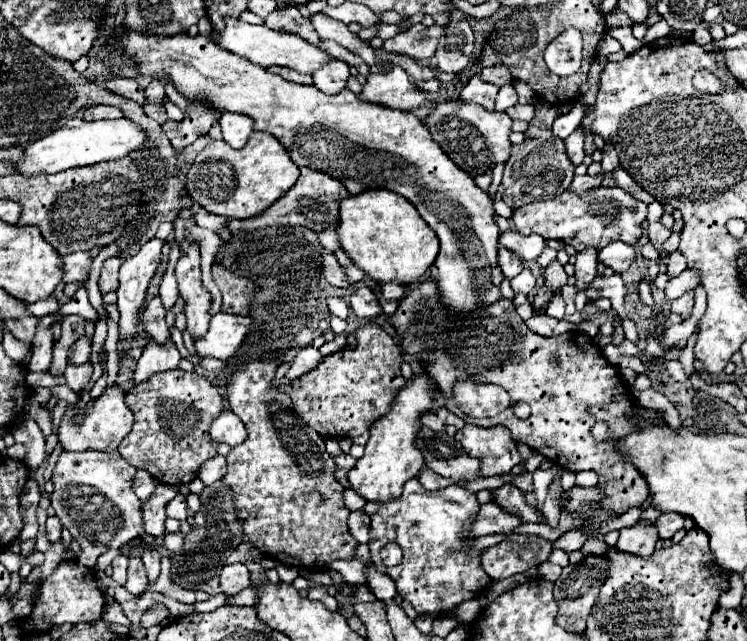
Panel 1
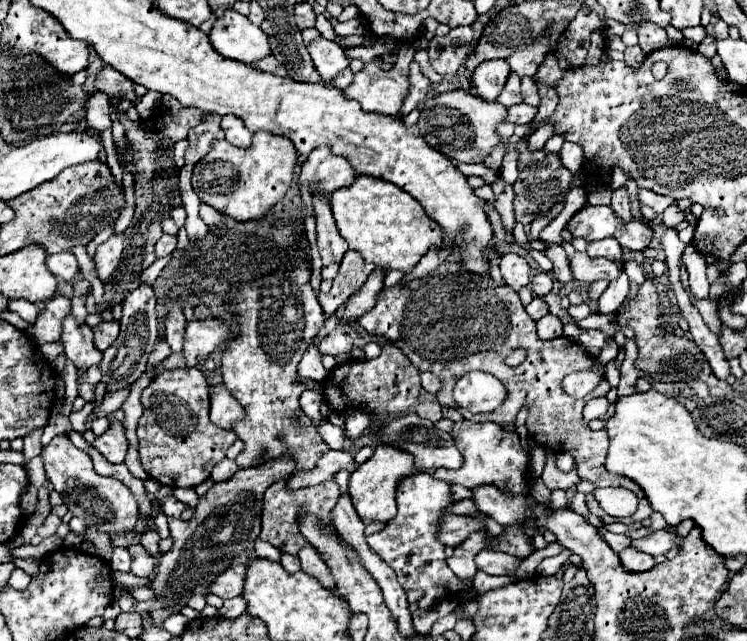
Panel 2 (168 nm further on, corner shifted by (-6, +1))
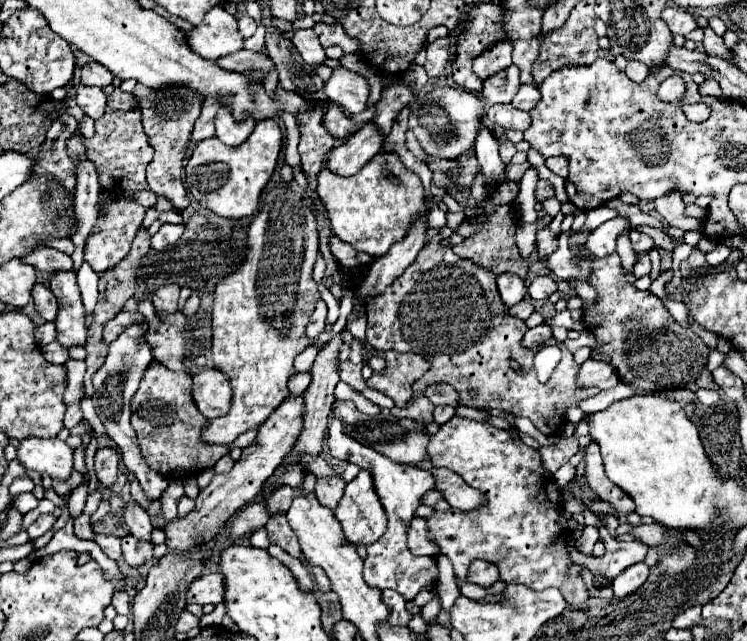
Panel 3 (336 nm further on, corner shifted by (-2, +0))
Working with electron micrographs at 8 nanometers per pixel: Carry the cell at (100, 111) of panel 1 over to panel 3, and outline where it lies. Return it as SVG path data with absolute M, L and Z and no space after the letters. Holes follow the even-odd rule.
M87 85L77 87L77 105L91 119L99 119L105 113L105 103L107 103L107 97L101 87L87 87Z

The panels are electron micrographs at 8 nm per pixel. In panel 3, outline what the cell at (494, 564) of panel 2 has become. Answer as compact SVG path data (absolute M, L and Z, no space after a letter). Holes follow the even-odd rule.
M481 559L473 561L469 567L469 573L467 573L467 581L477 583L481 587L491 587L497 579L499 579L497 567L493 567L493 563L485 563Z

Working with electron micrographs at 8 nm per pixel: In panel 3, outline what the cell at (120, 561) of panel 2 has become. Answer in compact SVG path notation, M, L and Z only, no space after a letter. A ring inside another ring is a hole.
M95 535L93 541L103 549L103 553L109 559L117 561L121 557L121 539L119 537L115 537L115 535Z

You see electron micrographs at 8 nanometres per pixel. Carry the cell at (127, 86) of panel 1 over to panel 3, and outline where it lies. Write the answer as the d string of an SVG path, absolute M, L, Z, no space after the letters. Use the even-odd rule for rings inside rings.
M91 61L91 63L87 63L87 65L83 67L83 75L81 75L81 83L83 83L83 85L105 87L105 85L111 83L111 79L113 79L111 71L109 71L107 67L103 67L101 63Z

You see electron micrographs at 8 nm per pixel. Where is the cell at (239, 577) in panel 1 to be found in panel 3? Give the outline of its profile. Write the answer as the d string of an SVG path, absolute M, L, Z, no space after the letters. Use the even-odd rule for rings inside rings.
M209 573L209 575L201 575L199 579L195 579L187 591L187 603L199 603L199 605L207 605L207 603L221 603L223 601L223 593L225 593L225 585L221 575L217 573Z

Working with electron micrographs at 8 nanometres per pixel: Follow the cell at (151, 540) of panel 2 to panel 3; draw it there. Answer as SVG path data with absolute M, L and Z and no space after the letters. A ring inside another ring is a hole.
M131 501L131 503L123 505L123 521L129 527L129 533L133 537L137 537L137 539L151 539L153 525L149 523L147 511L137 501Z

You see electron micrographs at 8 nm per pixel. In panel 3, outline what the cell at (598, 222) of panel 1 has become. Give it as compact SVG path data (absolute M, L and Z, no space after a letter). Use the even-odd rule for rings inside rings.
M635 229L629 233L629 237L631 237L631 245L633 245L635 251L649 251L649 249L655 247L655 243L653 243L653 239L649 235L639 233Z

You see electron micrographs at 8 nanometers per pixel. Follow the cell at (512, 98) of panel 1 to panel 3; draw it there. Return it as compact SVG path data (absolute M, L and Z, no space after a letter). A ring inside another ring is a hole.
M511 65L497 75L491 75L483 81L483 91L481 95L485 97L487 103L511 103L515 93L519 91L521 81L519 81L519 67Z

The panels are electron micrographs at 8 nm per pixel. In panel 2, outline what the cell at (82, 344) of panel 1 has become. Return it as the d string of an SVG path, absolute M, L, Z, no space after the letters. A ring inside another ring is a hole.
M113 320L113 322L101 322L99 326L93 328L93 342L95 342L95 348L99 352L105 352L113 340L117 338L119 334L119 322Z

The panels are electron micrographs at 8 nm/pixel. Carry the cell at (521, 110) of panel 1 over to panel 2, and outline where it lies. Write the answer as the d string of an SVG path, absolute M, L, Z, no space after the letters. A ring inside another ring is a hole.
M517 104L517 106L511 106L509 112L507 112L507 122L513 122L513 124L529 124L537 114L537 108L535 106L529 106L529 104Z

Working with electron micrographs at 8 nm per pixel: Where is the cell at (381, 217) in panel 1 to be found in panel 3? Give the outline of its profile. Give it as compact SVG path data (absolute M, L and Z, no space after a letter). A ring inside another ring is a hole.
M383 151L375 155L353 177L339 177L323 165L317 175L317 193L327 209L333 235L349 243L355 251L365 251L371 257L385 255L395 241L405 237L415 221L425 219L421 179L401 163L397 153ZM385 165L389 165L389 175L395 177L395 183L385 173Z

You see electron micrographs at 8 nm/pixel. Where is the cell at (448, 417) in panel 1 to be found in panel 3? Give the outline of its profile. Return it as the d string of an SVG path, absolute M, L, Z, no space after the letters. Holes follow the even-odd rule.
M439 405L439 407L435 407L433 421L439 423L439 425L443 425L443 423L447 423L453 415L455 415L455 407L443 407L443 405Z

